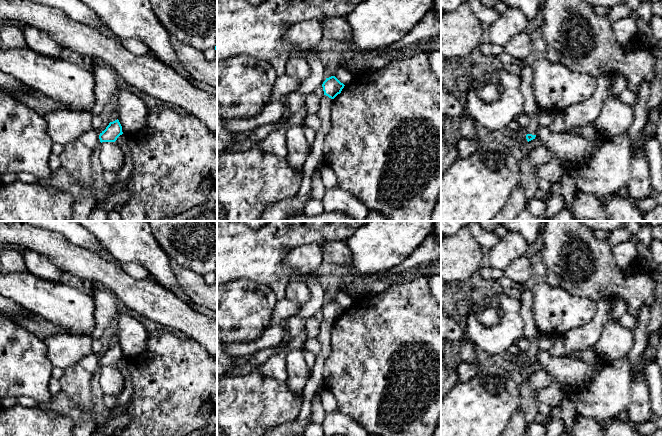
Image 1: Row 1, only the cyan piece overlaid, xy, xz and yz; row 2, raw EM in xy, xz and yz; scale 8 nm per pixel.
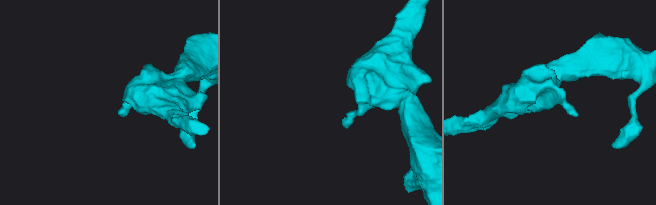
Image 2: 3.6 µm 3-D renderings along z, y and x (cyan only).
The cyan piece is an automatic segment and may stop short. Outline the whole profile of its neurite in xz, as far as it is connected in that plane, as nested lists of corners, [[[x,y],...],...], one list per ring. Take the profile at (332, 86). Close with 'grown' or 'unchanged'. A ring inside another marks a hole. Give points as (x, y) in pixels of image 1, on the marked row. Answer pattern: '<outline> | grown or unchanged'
[[[335,76],[326,78],[322,84],[324,95],[331,99],[334,99],[338,94],[340,94],[344,86],[345,85],[341,83]]] | unchanged

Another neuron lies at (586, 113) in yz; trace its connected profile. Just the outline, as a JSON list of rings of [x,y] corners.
[[[610,76],[596,78],[595,90],[584,102],[570,106],[565,113],[563,132],[575,135],[575,130],[585,125],[595,125],[602,111],[604,101],[611,95],[609,90]]]

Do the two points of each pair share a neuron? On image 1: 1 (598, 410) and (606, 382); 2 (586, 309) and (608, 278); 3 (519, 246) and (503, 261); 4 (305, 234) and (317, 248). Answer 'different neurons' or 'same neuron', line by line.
1: same neuron
2: different neurons
3: same neuron
4: different neurons

